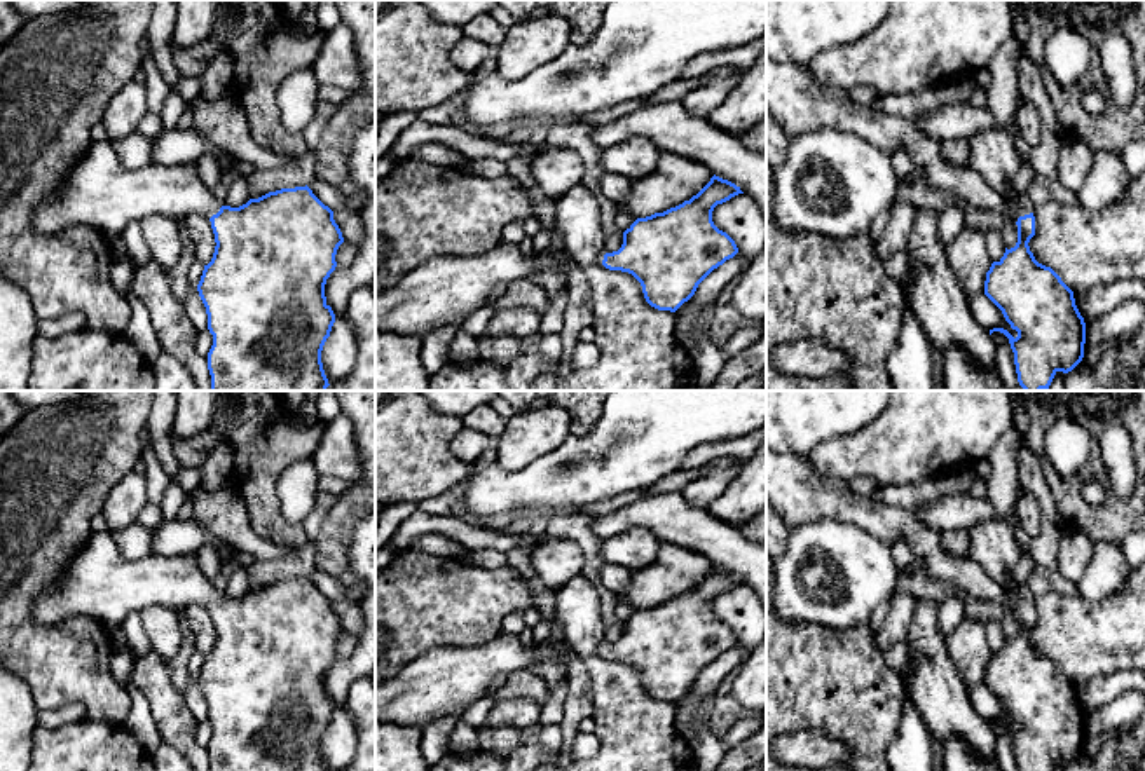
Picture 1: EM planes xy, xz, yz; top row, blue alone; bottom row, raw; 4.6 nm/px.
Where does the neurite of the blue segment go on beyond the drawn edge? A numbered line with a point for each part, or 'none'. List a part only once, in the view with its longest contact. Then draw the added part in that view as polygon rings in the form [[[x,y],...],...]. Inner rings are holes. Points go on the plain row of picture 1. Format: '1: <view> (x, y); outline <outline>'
1: xy (102, 583); outline [[[110,530],[93,532],[84,549],[63,569],[33,605],[40,624],[70,616],[89,616],[120,626],[131,612],[164,605],[182,612],[199,604],[216,605],[220,595],[197,567],[195,555],[148,555],[127,560]]]

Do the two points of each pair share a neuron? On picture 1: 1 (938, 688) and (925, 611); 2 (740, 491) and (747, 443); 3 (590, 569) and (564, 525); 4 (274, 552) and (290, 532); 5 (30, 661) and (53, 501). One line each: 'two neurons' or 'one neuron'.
1: one neuron
2: two neurons
3: one neuron
4: two neurons
5: one neuron

